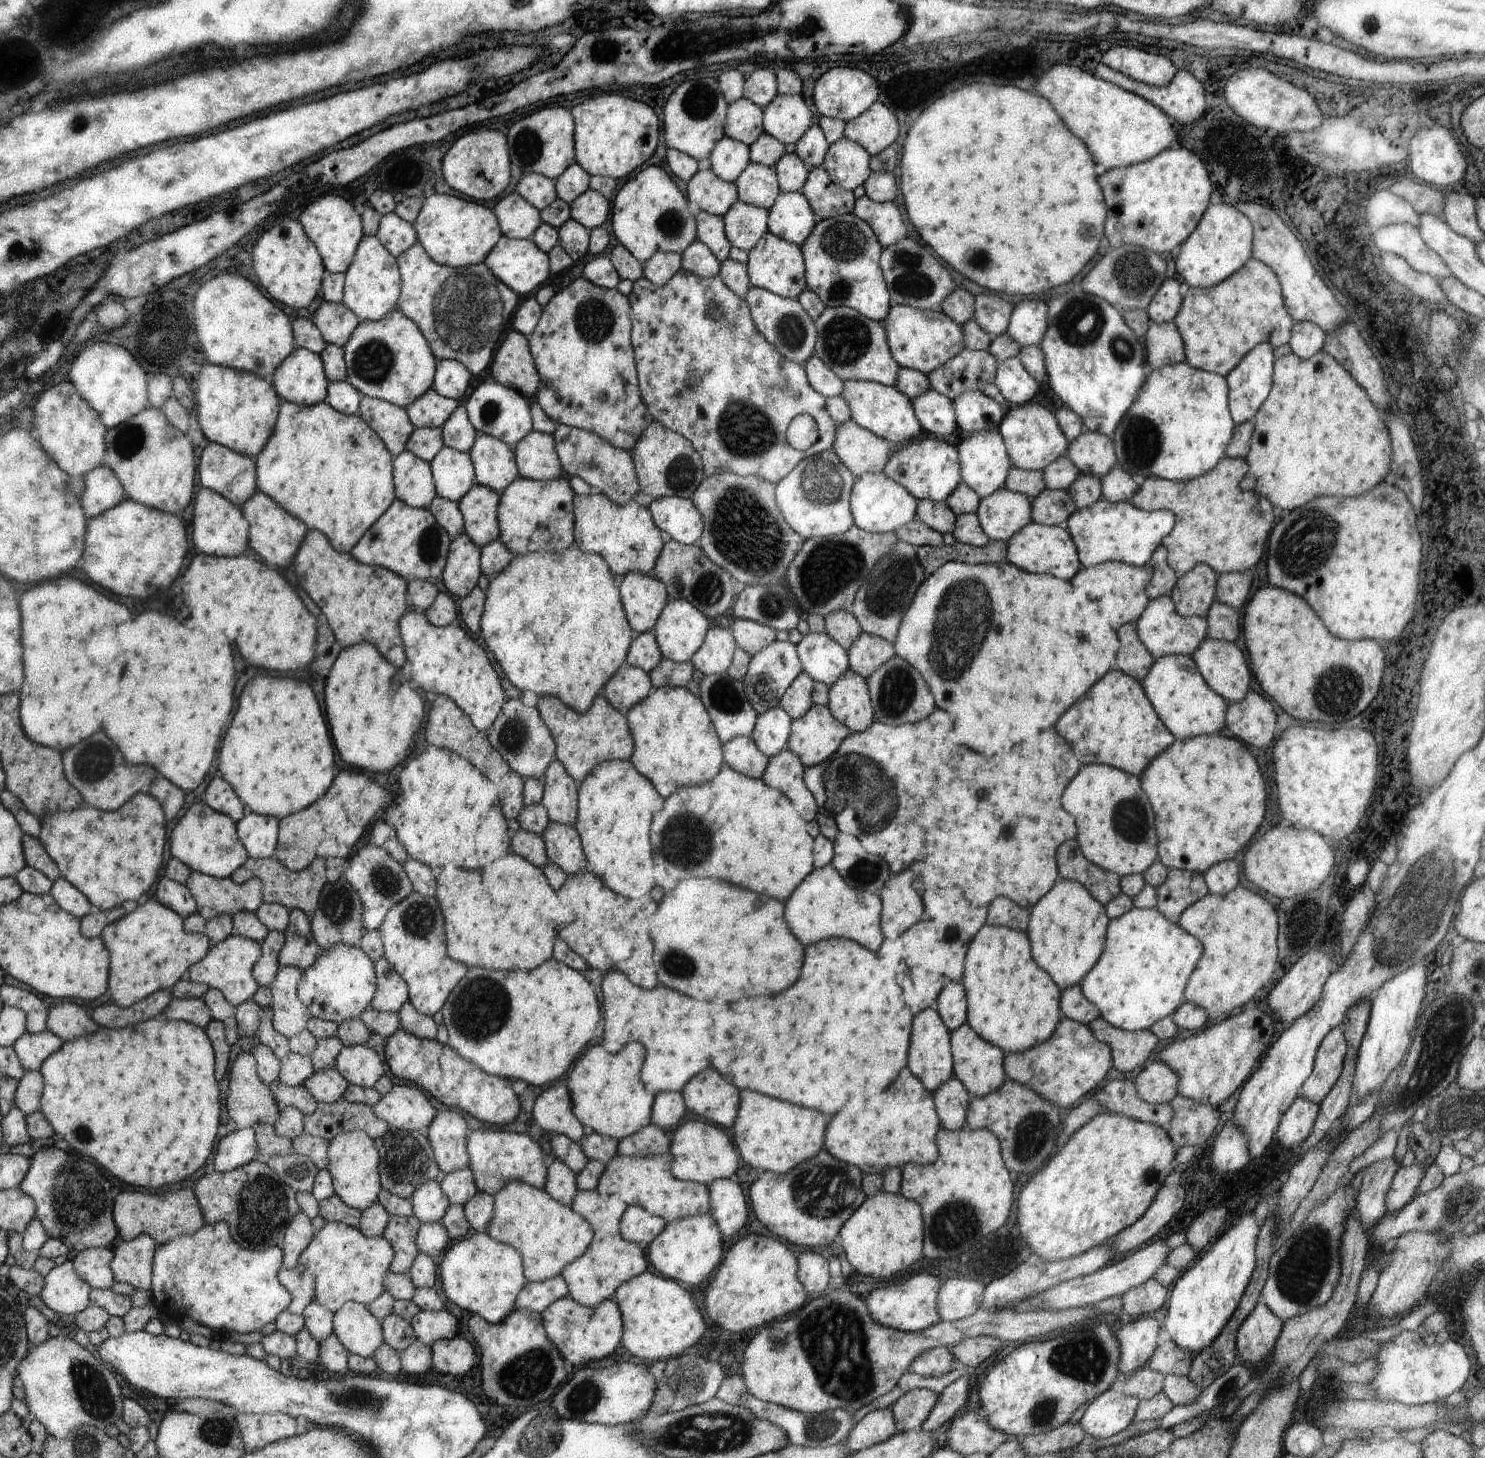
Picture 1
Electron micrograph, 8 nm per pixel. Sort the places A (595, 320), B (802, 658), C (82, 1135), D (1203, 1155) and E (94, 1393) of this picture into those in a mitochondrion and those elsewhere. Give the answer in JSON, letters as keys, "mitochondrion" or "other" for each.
{"A":"mitochondrion","B":"other","C":"mitochondrion","D":"other","E":"mitochondrion"}

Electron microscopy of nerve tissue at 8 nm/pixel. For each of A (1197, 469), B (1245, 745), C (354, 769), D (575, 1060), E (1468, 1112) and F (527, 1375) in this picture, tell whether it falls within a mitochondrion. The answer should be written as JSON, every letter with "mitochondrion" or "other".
{"A":"other","B":"other","C":"other","D":"other","E":"mitochondrion","F":"mitochondrion"}

